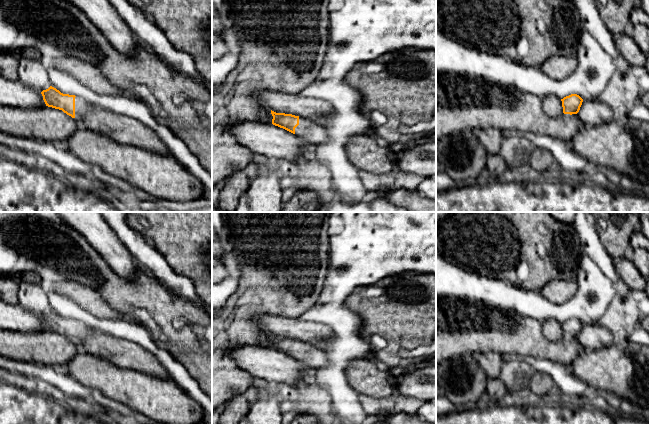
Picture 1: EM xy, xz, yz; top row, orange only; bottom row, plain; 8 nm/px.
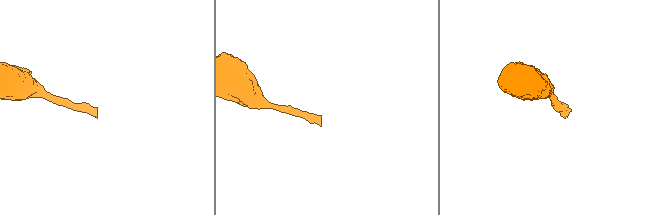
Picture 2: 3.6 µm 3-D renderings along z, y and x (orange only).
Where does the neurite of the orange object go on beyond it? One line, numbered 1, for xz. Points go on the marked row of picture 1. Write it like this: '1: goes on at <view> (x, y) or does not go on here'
1: goes on at xz (309, 130)

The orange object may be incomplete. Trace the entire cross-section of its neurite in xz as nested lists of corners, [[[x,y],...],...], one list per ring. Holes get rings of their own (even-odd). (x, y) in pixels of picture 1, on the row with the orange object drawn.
[[[272,110],[271,114],[273,125],[296,134],[307,143],[318,144],[328,140],[326,130],[312,119],[292,114],[276,113]]]

